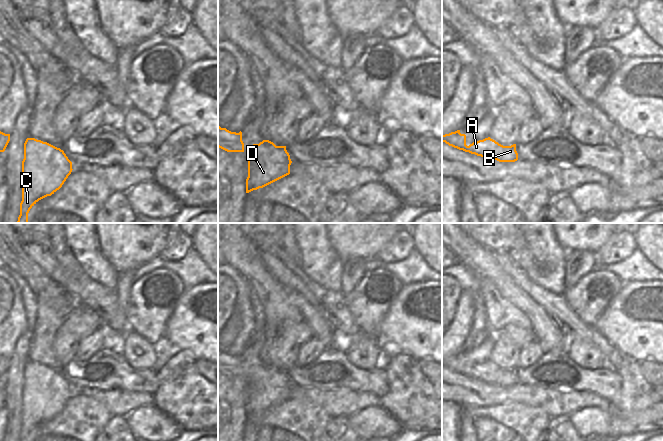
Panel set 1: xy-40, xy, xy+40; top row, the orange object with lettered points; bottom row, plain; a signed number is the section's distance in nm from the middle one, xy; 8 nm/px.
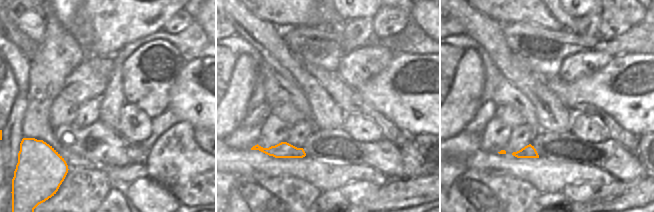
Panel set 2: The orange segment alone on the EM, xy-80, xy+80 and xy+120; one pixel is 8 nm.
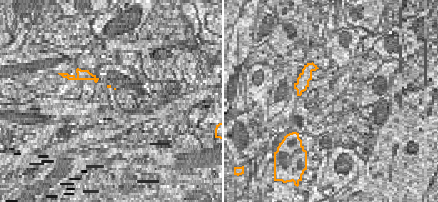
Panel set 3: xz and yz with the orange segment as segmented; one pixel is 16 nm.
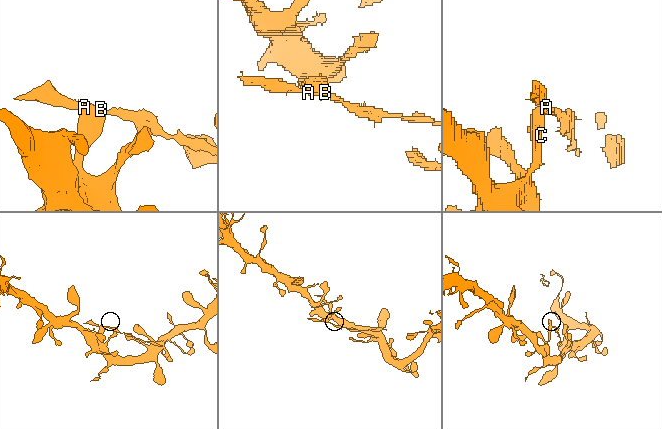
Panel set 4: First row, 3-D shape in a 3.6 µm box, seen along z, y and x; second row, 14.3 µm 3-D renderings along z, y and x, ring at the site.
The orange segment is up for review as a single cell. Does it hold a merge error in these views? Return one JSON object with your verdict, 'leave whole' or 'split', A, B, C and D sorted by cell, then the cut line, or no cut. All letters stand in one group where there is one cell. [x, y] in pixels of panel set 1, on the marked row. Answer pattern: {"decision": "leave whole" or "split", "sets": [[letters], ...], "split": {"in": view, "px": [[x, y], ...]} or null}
{"decision": "split", "sets": [["A", "B"], ["C", "D"]], "split": {"in": "xy", "px": [[264, 140], [282, 147], [286, 151]]}}

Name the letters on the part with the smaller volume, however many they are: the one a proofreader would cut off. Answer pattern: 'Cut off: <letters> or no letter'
Cut off: A, B

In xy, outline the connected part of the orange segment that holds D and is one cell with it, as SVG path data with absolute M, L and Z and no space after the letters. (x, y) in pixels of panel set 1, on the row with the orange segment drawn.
M265 140L249 146L247 156L246 193L263 188L290 174L292 161L289 153Z

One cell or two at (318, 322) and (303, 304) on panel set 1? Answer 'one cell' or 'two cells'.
one cell

